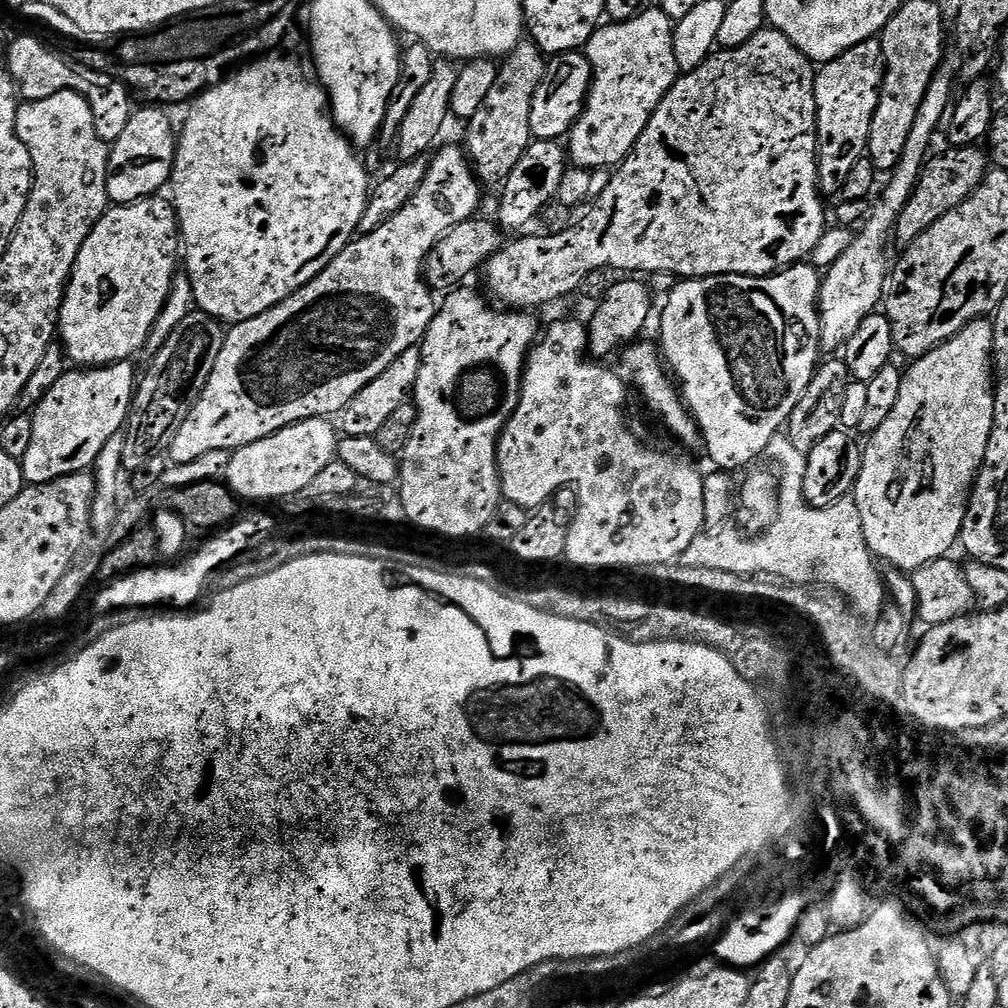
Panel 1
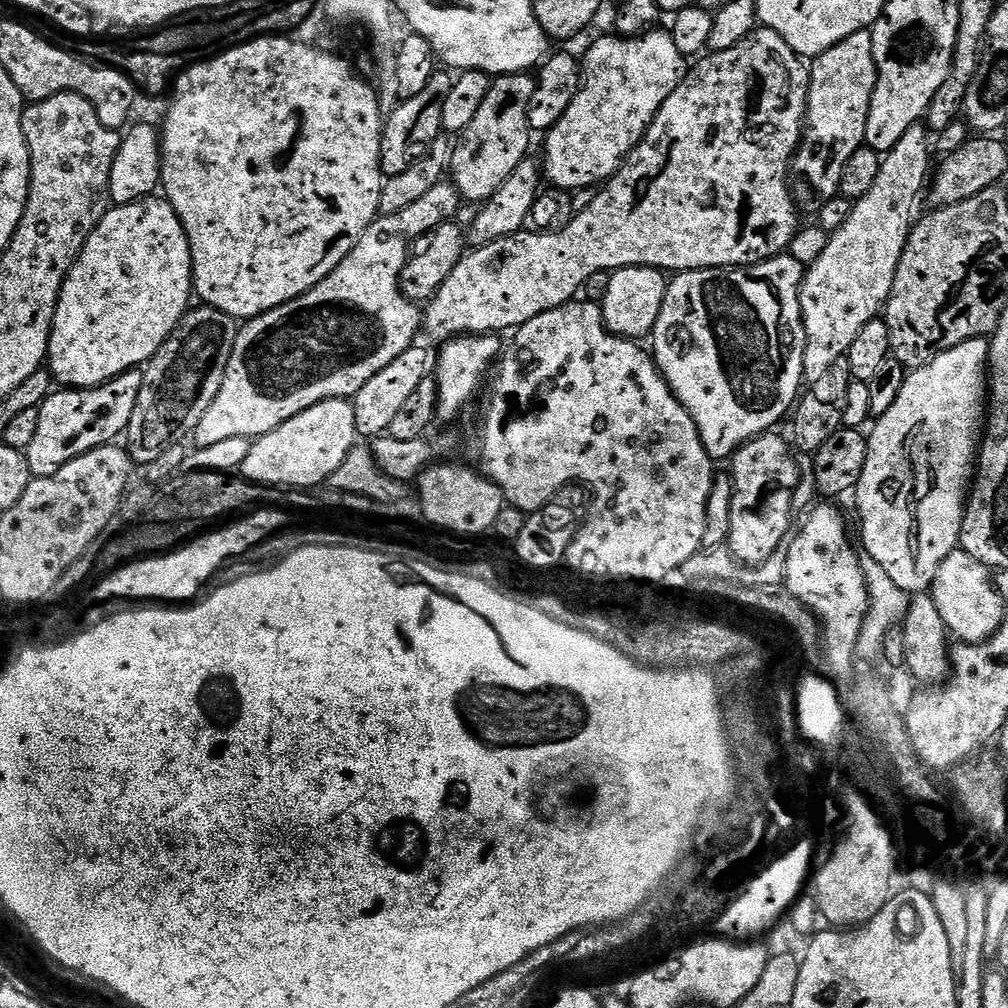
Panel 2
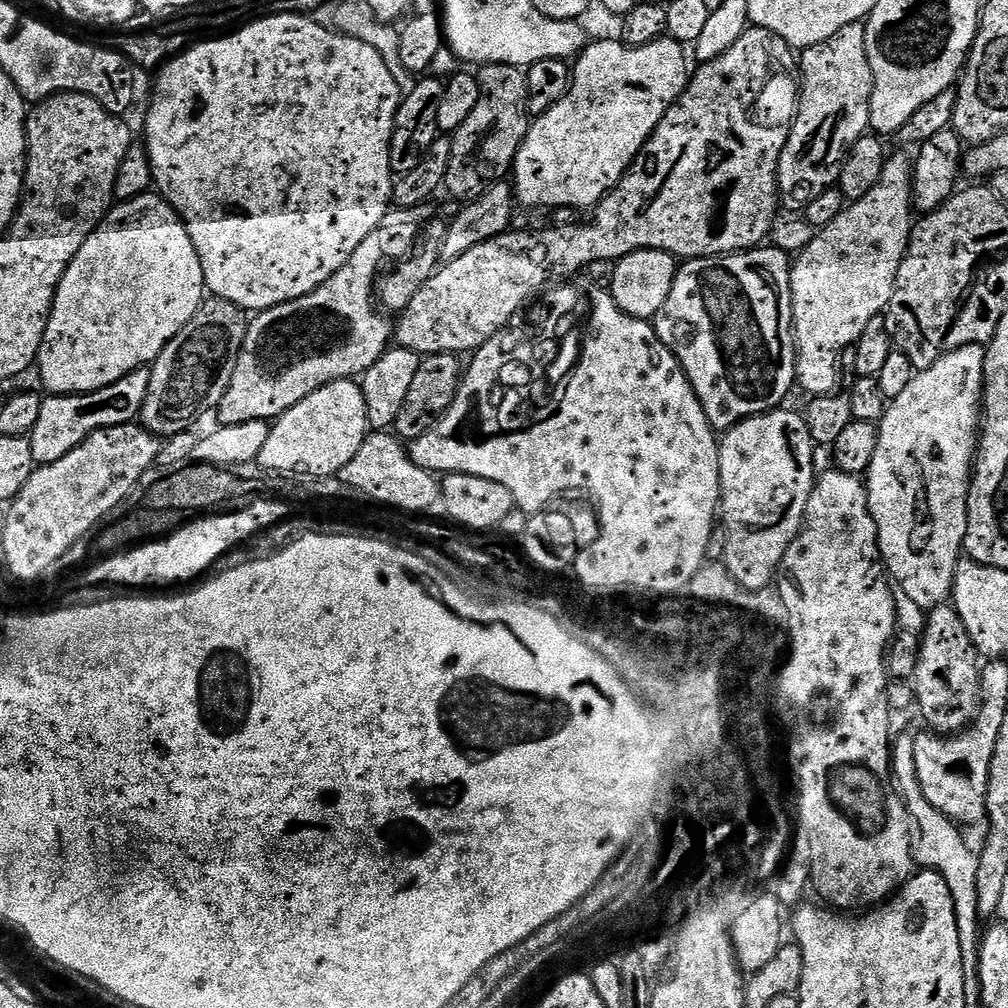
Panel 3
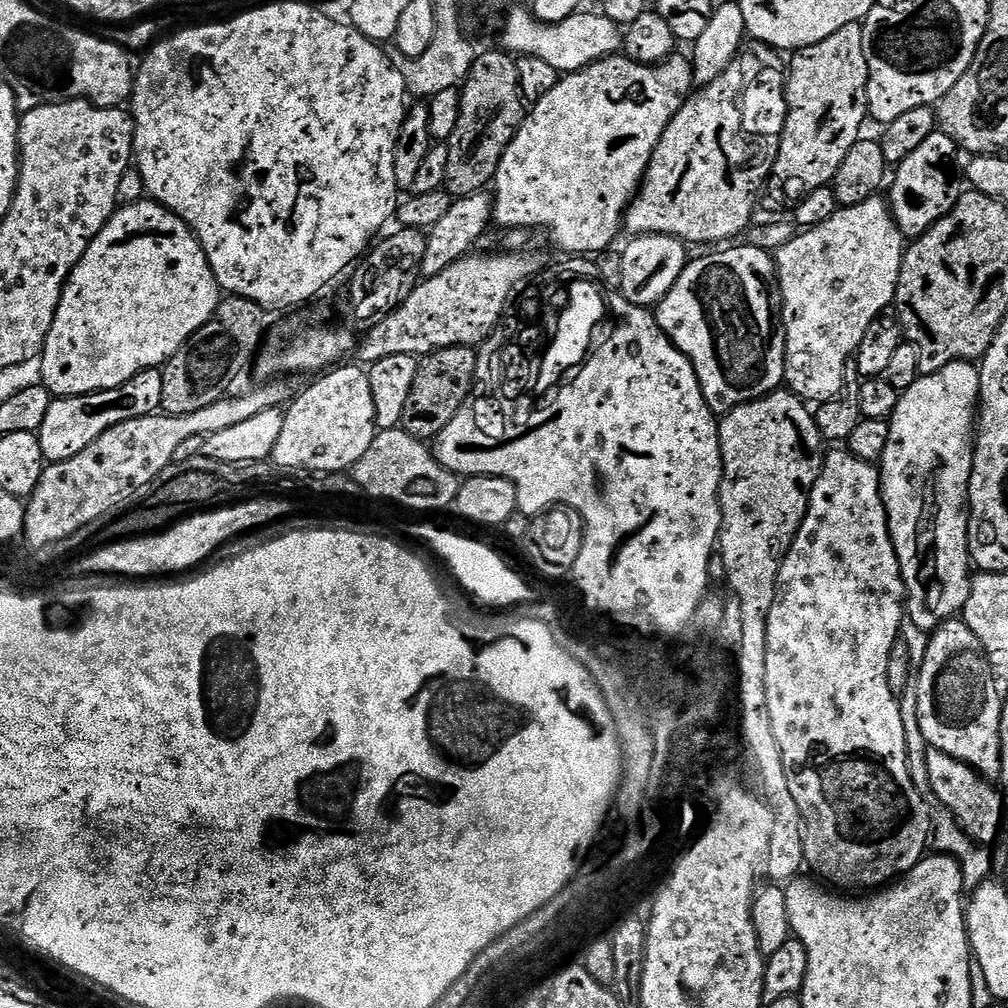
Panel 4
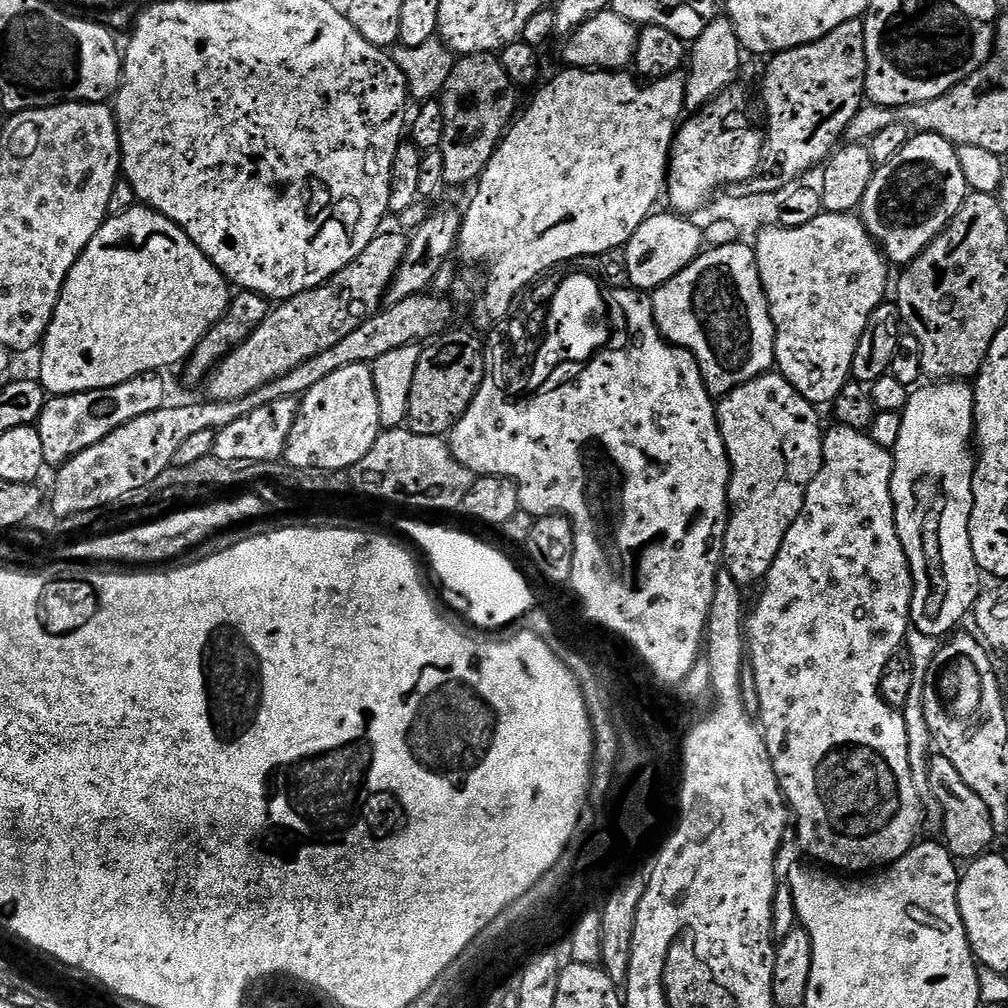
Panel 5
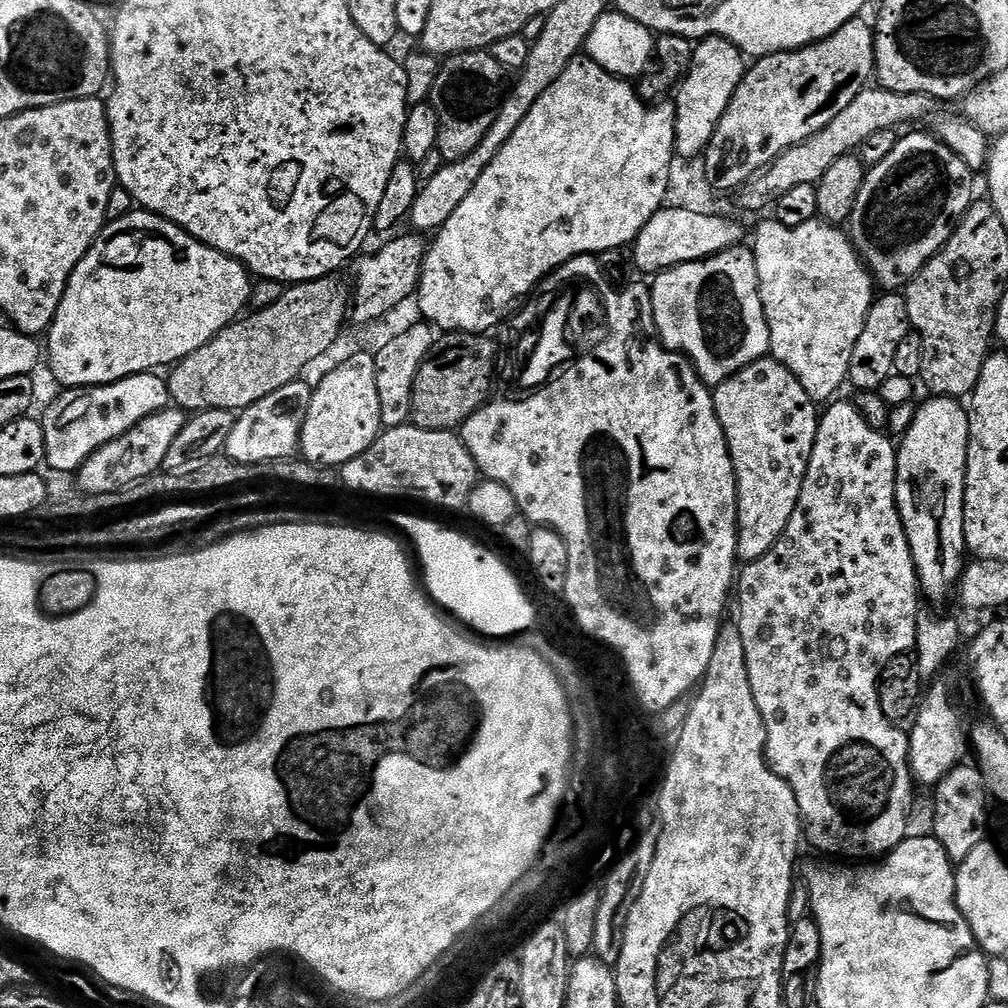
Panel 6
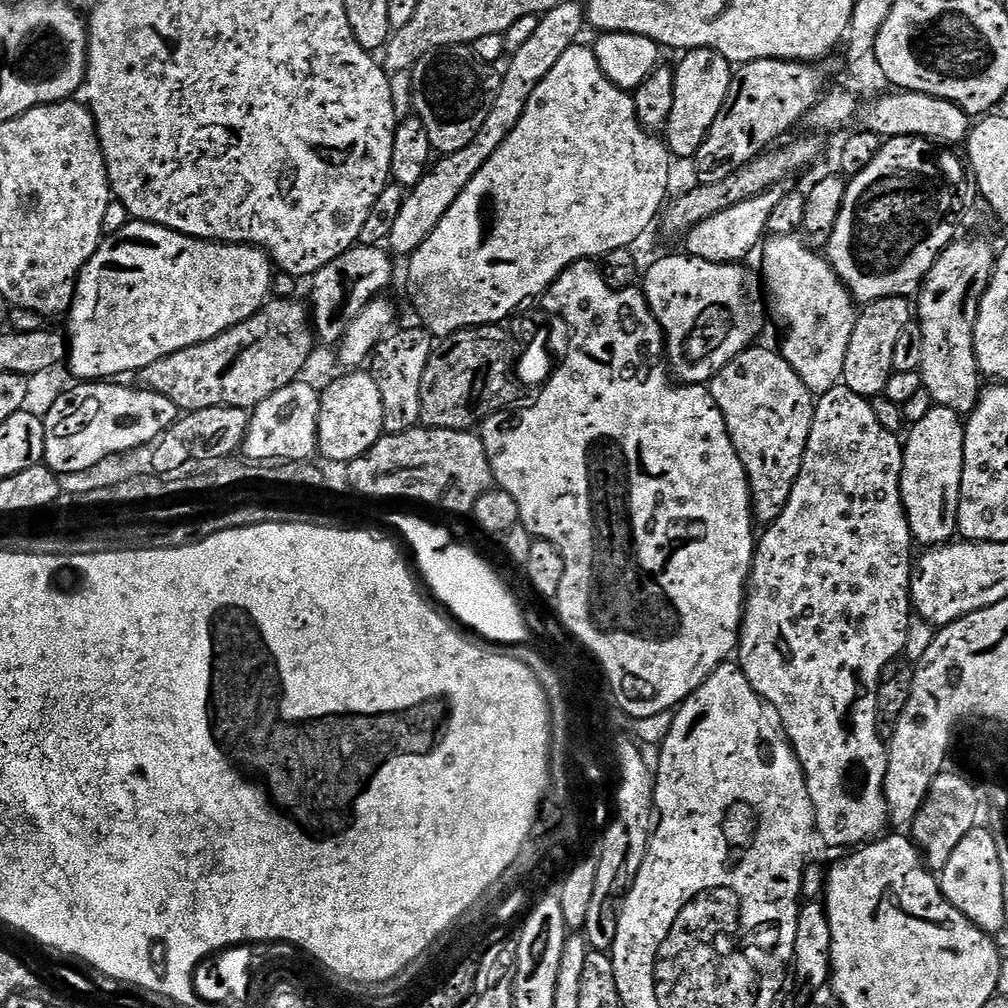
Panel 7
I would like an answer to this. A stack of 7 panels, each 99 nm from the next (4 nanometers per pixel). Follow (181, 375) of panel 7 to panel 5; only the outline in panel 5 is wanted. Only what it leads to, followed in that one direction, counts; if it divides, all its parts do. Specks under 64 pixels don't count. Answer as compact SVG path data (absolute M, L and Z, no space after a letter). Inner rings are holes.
M400 230L393 231L377 234L350 266L338 270L325 284L277 303L262 324L213 369L206 380L207 399L246 398L246 394L282 378L282 374L290 374L294 366L302 366L302 362L314 358L314 354L330 350L330 346L342 342L350 330L358 330L364 320L376 315L385 303L388 287L398 274L408 249L409 237Z

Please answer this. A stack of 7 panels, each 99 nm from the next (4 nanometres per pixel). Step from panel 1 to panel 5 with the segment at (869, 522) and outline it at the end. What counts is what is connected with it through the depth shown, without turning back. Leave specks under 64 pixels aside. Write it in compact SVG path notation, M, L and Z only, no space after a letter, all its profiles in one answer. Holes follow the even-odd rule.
M928 382L909 395L900 412L902 428L892 454L892 501L896 507L896 529L912 575L911 627L935 638L955 633L964 615L975 609L982 591L982 573L970 546L972 483L976 472L974 421L976 393L968 382Z

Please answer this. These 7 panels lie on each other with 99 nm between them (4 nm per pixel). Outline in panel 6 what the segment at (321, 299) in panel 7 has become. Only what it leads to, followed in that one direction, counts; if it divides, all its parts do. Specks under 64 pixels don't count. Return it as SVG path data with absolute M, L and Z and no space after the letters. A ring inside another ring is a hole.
M401 234L396 239L389 239L373 256L364 254L355 261L356 284L354 280L354 291L350 296L350 320L353 325L375 325L375 320L380 320L383 316L390 315L407 296L409 299L415 293L416 287L420 285L420 275L422 274L426 253L426 240L423 235L411 235Z

